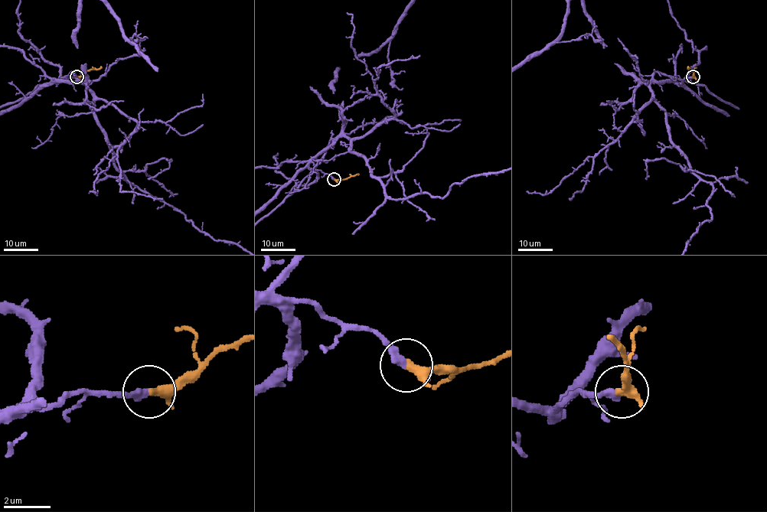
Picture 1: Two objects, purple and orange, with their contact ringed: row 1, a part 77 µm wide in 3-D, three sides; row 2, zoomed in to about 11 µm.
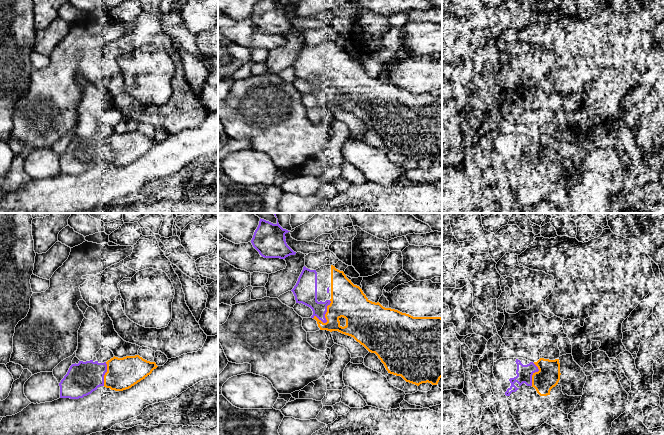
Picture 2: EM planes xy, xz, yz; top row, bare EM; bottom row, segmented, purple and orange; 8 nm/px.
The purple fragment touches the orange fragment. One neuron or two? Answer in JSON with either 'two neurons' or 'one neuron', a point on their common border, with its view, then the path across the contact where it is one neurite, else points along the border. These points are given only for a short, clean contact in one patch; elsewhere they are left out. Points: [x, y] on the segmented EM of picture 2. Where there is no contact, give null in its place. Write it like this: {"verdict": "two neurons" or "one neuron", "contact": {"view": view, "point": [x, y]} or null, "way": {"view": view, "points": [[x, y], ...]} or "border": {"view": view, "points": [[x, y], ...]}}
{"verdict": "one neuron", "contact": {"view": "xz", "point": [324, 317]}}

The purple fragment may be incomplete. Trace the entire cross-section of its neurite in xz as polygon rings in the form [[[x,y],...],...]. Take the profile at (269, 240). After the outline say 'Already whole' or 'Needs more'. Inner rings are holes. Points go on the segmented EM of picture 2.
[[[260,218],[251,243],[264,258],[285,259],[296,254],[286,243],[285,234],[288,232],[290,231],[283,229],[279,225],[278,219],[277,223],[273,224]]]. Already whole

